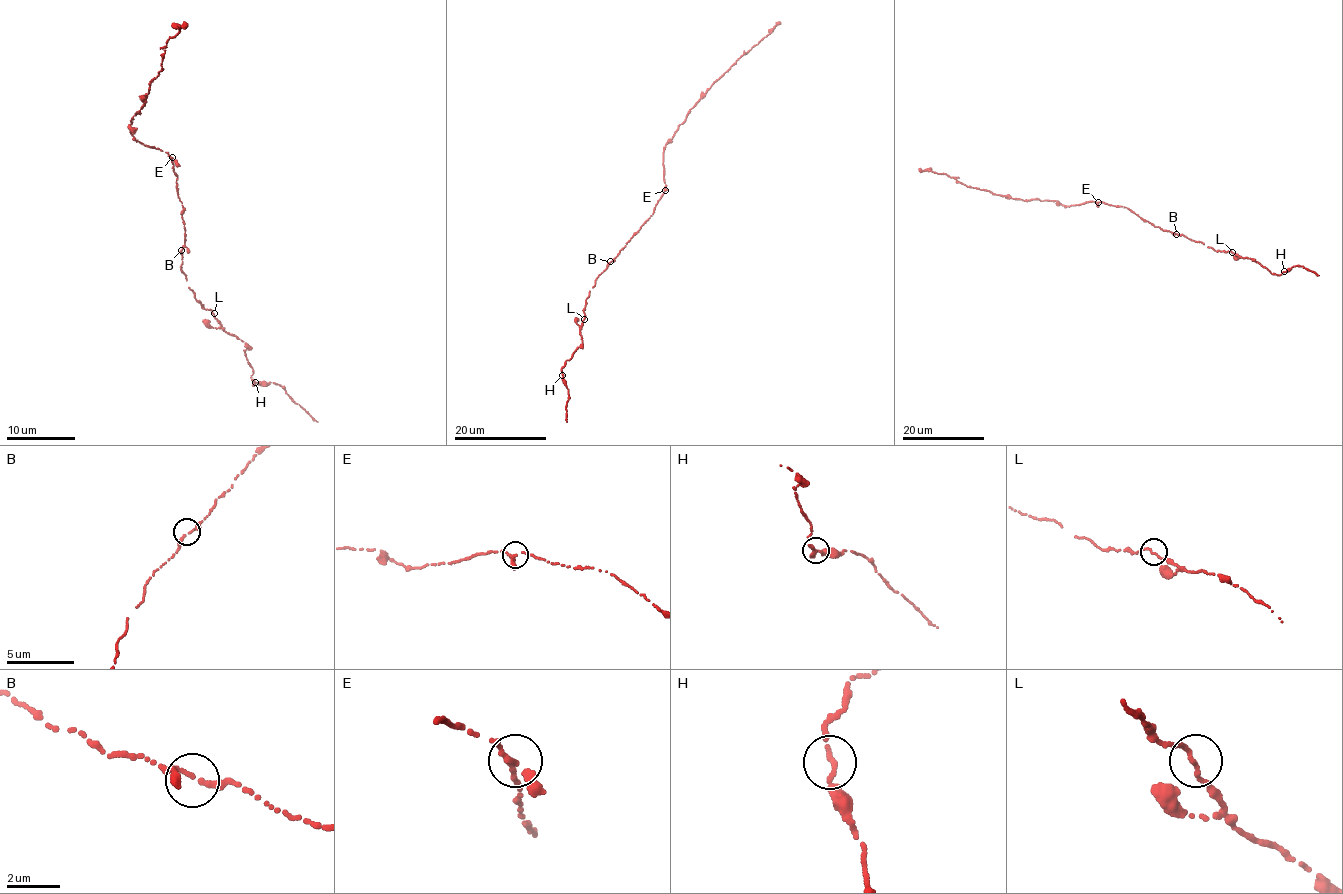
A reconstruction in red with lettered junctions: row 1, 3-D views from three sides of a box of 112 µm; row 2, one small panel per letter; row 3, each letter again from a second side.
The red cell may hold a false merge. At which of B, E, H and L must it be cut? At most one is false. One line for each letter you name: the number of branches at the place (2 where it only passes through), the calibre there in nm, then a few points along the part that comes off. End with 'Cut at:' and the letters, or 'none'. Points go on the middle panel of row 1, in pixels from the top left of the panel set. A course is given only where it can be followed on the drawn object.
Cut at: none

